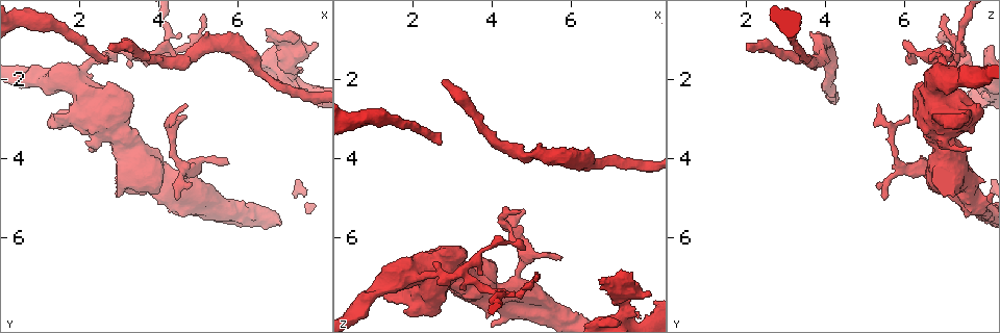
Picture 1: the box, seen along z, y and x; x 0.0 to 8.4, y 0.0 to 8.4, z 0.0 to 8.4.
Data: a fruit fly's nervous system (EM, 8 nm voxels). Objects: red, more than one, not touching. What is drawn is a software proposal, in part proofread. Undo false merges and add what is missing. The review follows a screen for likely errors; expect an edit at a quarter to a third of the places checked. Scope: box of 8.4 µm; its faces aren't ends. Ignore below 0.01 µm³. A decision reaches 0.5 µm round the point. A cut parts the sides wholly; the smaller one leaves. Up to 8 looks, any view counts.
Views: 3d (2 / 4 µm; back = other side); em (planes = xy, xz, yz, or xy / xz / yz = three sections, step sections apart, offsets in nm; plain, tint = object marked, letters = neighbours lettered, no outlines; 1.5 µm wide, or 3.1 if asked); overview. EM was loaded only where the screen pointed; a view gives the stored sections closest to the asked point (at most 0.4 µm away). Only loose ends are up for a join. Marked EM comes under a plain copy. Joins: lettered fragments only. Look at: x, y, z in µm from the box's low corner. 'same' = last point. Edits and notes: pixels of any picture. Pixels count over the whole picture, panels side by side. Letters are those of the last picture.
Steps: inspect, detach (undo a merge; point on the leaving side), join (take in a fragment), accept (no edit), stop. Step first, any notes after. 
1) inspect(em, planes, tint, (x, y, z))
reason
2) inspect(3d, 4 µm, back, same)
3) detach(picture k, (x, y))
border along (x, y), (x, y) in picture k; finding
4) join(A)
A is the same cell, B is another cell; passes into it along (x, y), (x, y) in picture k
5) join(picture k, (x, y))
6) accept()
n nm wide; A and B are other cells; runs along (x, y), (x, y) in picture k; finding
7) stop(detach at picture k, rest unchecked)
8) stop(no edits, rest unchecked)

inspect(3d, 4 µm, (2.80, 1.25, 2.05))
free end

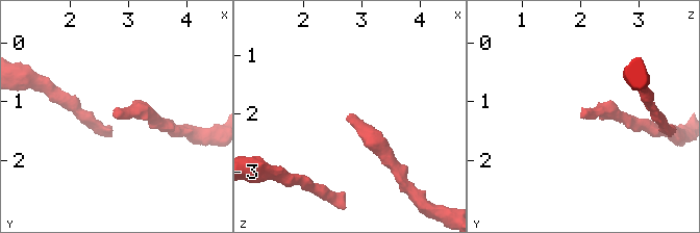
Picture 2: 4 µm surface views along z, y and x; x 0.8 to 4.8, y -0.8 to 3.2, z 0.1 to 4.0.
inspect(em, planes, letters, (2.80, 1.30, 2.00))
need the tissue

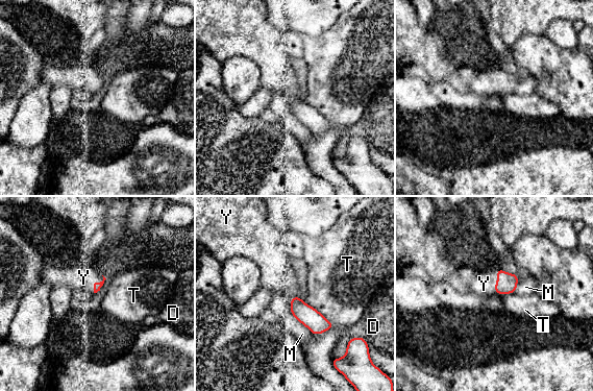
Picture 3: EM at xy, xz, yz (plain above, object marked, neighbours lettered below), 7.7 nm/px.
join(Y)
Y is the same cell, D, M and T are other cells; it goes on there

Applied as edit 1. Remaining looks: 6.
inspect(em, xz, step 8, letters, (6.75, 0.75, 7.05))
an open end

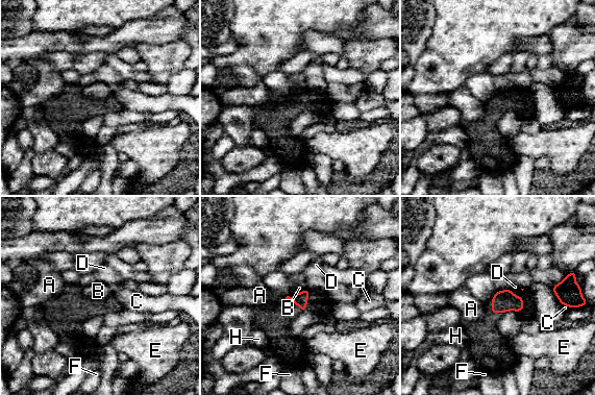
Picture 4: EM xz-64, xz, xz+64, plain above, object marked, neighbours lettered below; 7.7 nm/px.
accept()
B touches over 100 nm; A, B, C, D, E, F and H are other cells; border along (305, 289), (294, 294) in picture 4; none of them fits

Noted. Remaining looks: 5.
stop(join at picture 3, rest unchecked)

